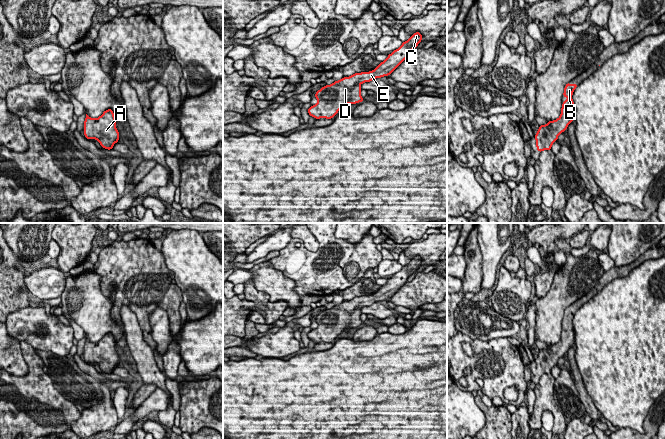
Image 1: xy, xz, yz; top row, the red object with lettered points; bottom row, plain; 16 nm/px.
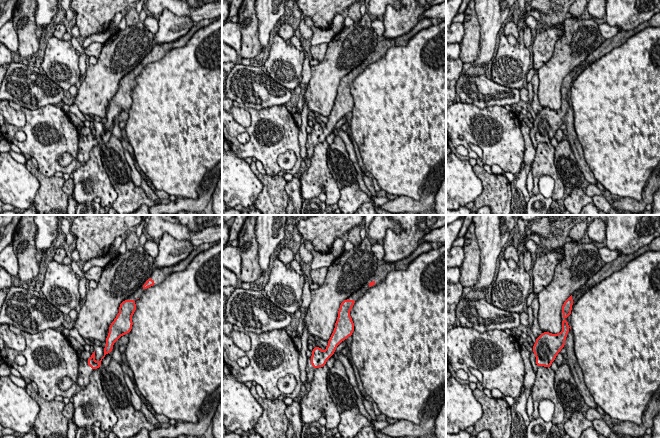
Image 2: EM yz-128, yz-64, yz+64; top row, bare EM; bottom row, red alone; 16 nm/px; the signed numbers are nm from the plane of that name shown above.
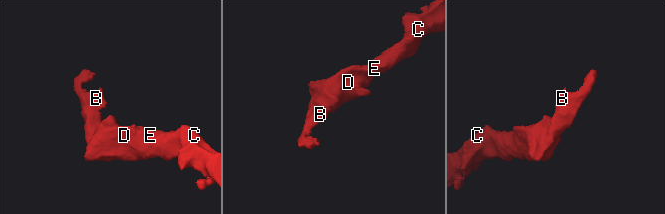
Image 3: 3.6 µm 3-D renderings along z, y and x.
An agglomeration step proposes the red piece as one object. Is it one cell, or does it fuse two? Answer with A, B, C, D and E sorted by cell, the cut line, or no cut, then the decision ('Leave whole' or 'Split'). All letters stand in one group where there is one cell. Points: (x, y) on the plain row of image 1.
Groups: A B C D E. No split. Leave whole

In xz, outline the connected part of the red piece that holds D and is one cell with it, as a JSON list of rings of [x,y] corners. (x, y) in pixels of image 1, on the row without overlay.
[[[420,256],[414,257],[407,265],[388,279],[385,285],[369,296],[355,297],[349,301],[335,305],[331,309],[323,310],[315,317],[318,324],[316,329],[309,331],[308,338],[316,344],[320,342],[332,343],[346,328],[363,326],[360,309],[371,306],[375,302],[389,300],[422,265]]]

